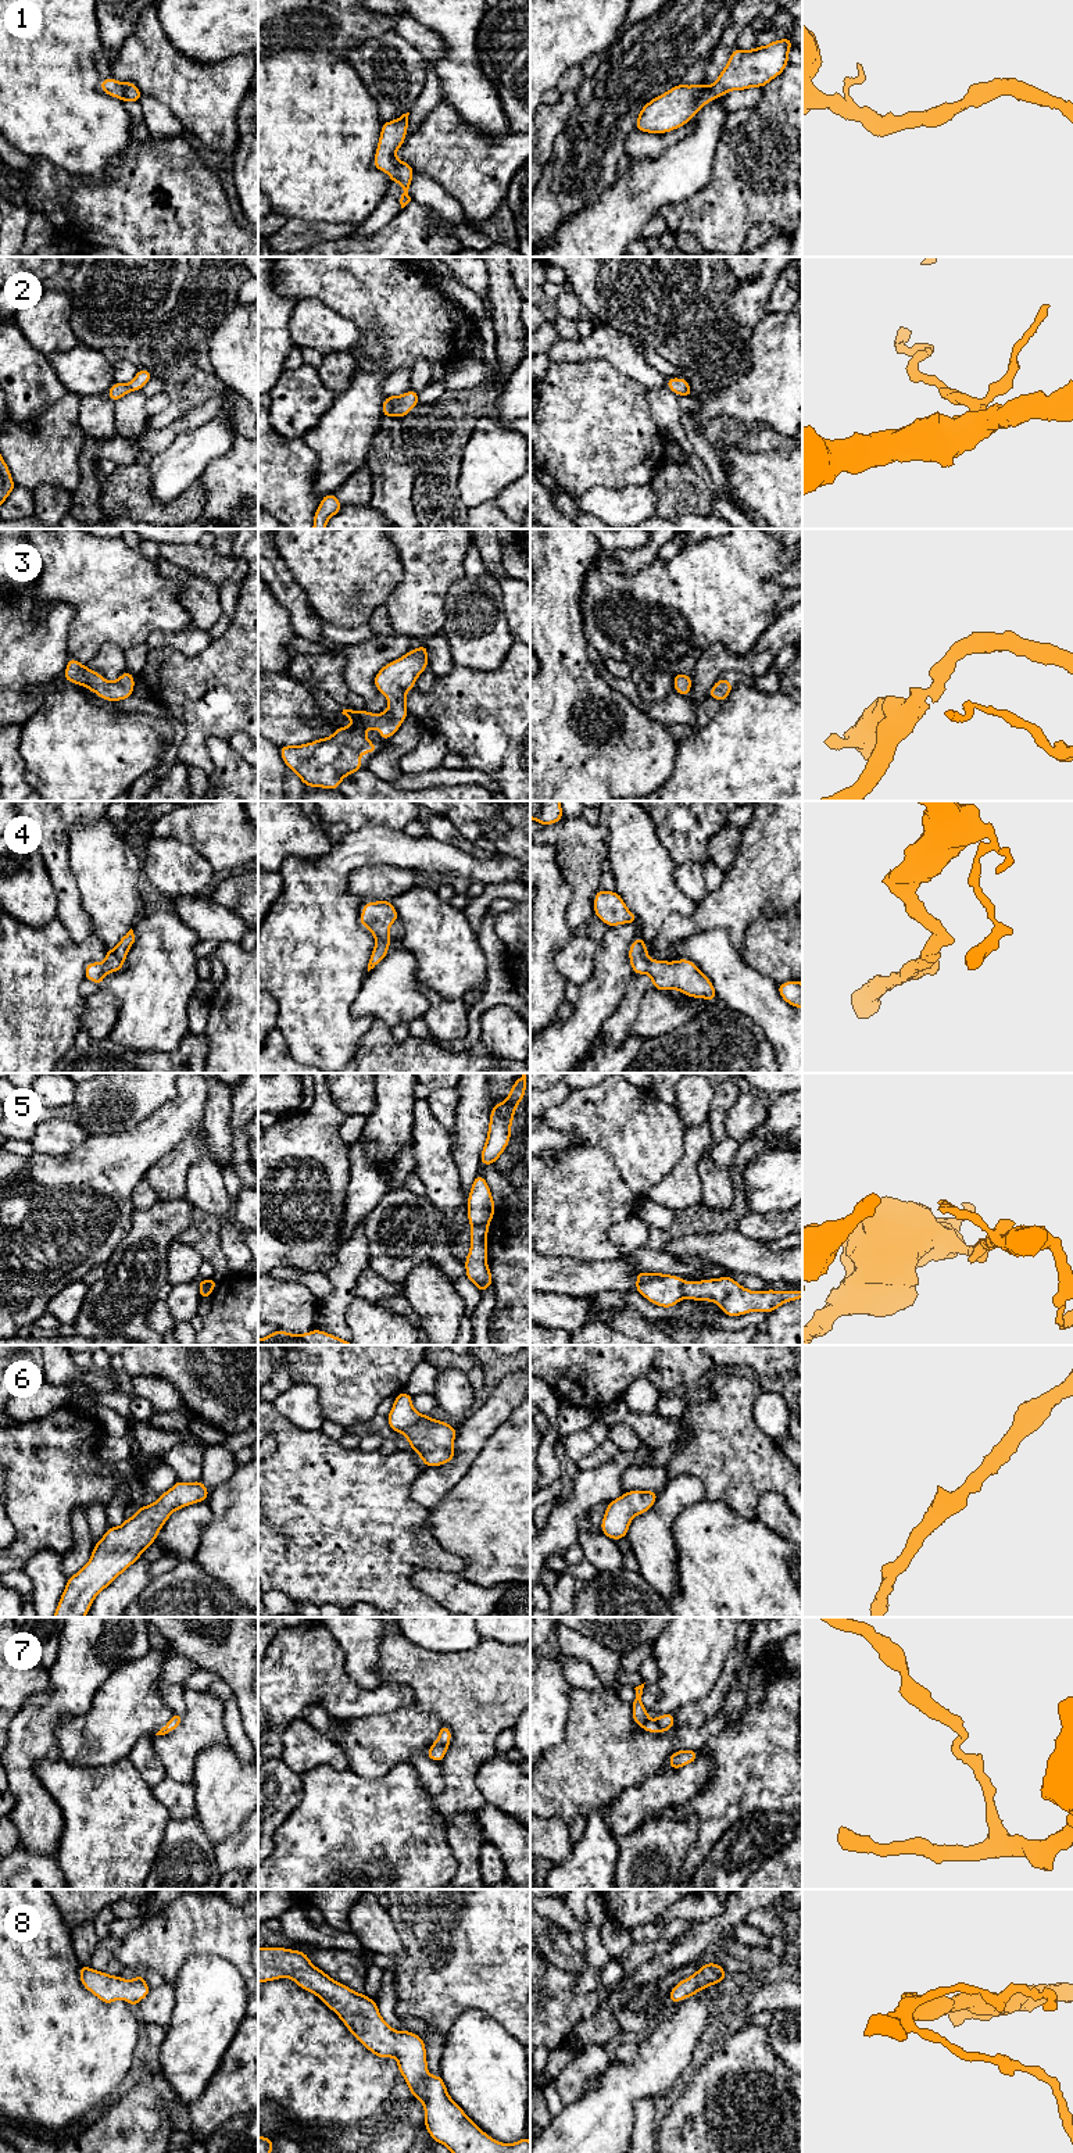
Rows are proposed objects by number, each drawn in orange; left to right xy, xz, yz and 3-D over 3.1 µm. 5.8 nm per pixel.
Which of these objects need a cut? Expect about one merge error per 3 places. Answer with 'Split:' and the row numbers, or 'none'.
Split: 5

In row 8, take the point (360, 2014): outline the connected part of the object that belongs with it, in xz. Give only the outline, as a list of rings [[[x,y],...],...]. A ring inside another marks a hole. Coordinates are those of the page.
[[[258,1948],[258,1982],[279,1978],[292,1978],[301,1989],[318,1996],[339,2018],[347,2029],[373,2054],[380,2059],[396,2057],[398,2072],[404,2077],[411,2095],[421,2100],[425,2109],[425,2128],[432,2139],[444,2145],[451,2153],[530,2153],[527,2136],[515,2143],[501,2143],[483,2132],[465,2111],[453,2102],[440,2075],[428,2074],[426,2048],[423,2039],[411,2031],[394,2031],[380,2016],[376,2000],[365,1993],[357,1993],[351,1988],[335,1981],[326,1973],[315,1967],[305,1952],[285,1948]]]

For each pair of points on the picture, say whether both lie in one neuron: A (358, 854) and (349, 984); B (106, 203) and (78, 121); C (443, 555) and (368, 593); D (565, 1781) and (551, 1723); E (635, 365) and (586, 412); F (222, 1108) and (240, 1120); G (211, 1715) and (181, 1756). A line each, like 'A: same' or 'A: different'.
A: same
B: different
C: different
D: different
E: different
F: different
G: same

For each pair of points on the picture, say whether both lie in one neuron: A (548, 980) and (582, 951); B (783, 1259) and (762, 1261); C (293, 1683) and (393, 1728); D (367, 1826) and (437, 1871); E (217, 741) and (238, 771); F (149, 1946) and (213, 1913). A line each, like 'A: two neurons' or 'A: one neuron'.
A: two neurons
B: one neuron
C: two neurons
D: one neuron
E: one neuron
F: one neuron

